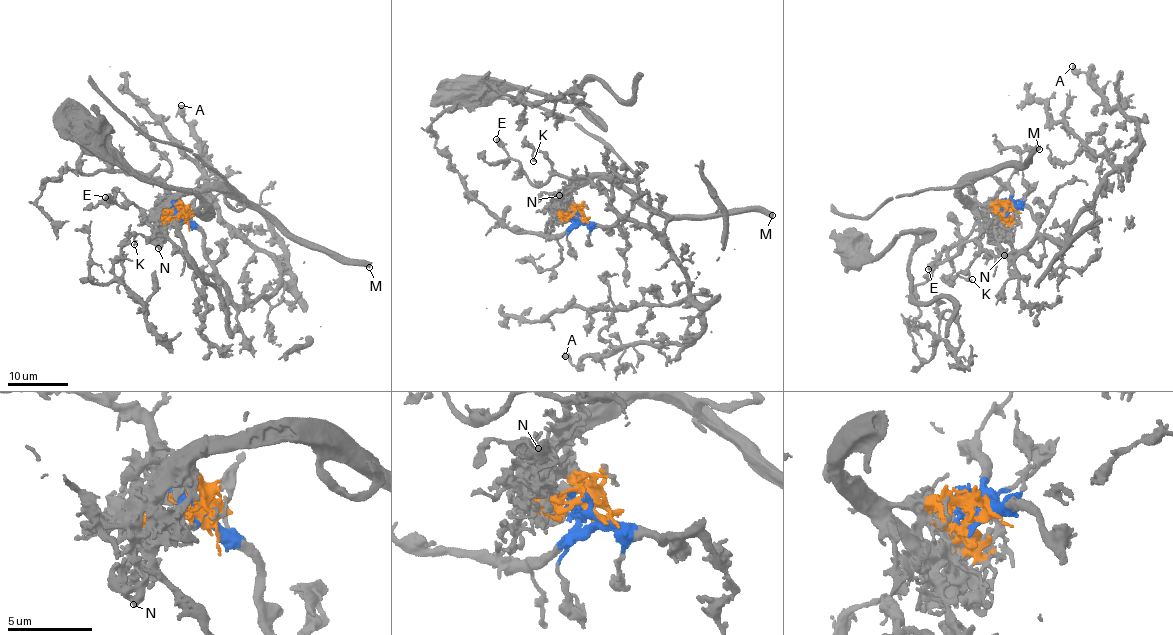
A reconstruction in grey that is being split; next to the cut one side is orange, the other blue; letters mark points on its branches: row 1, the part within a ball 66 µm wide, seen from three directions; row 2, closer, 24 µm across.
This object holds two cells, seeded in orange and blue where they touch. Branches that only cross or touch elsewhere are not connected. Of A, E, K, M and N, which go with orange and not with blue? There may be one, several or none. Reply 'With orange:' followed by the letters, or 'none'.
With orange: M, N

